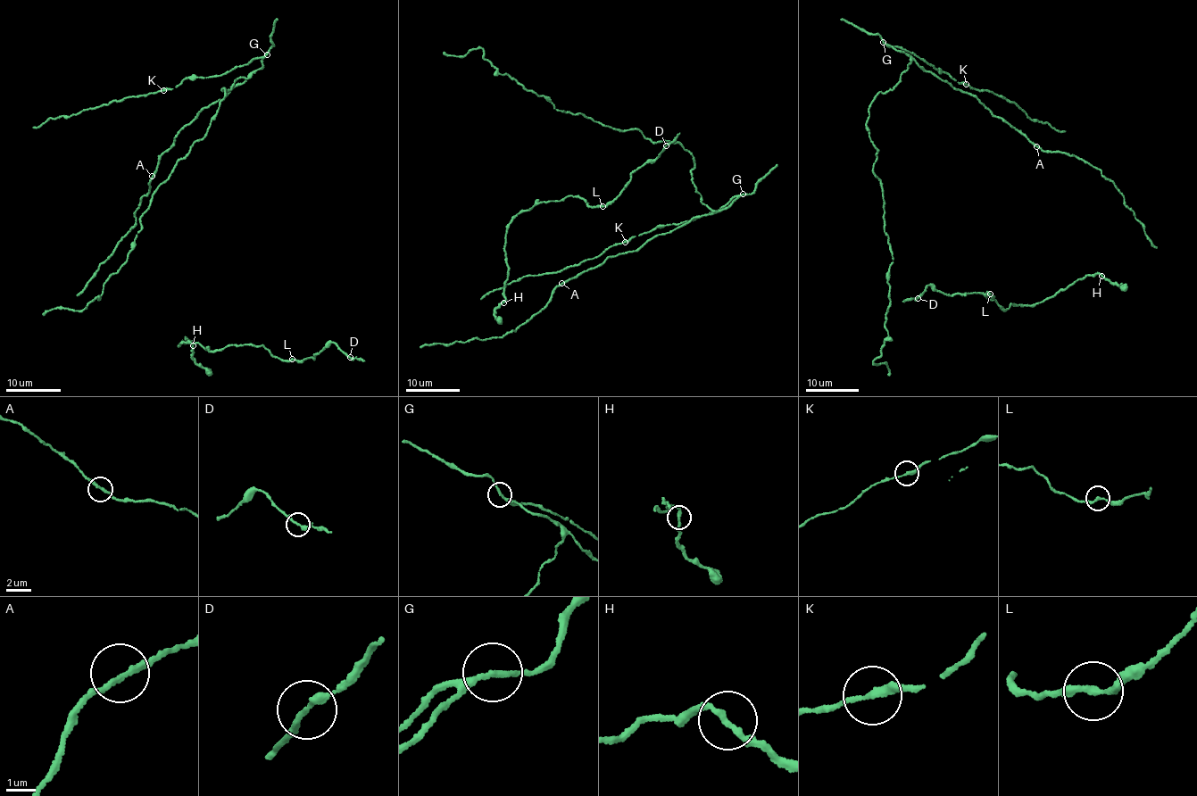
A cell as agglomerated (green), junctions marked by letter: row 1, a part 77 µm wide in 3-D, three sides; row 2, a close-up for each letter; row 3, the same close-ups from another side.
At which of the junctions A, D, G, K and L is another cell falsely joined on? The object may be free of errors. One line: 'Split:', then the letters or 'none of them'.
Split: none of them

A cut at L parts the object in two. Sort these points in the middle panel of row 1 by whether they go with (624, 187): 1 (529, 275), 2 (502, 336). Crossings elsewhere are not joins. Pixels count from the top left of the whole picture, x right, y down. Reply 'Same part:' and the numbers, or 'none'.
Same part: 1, 2

